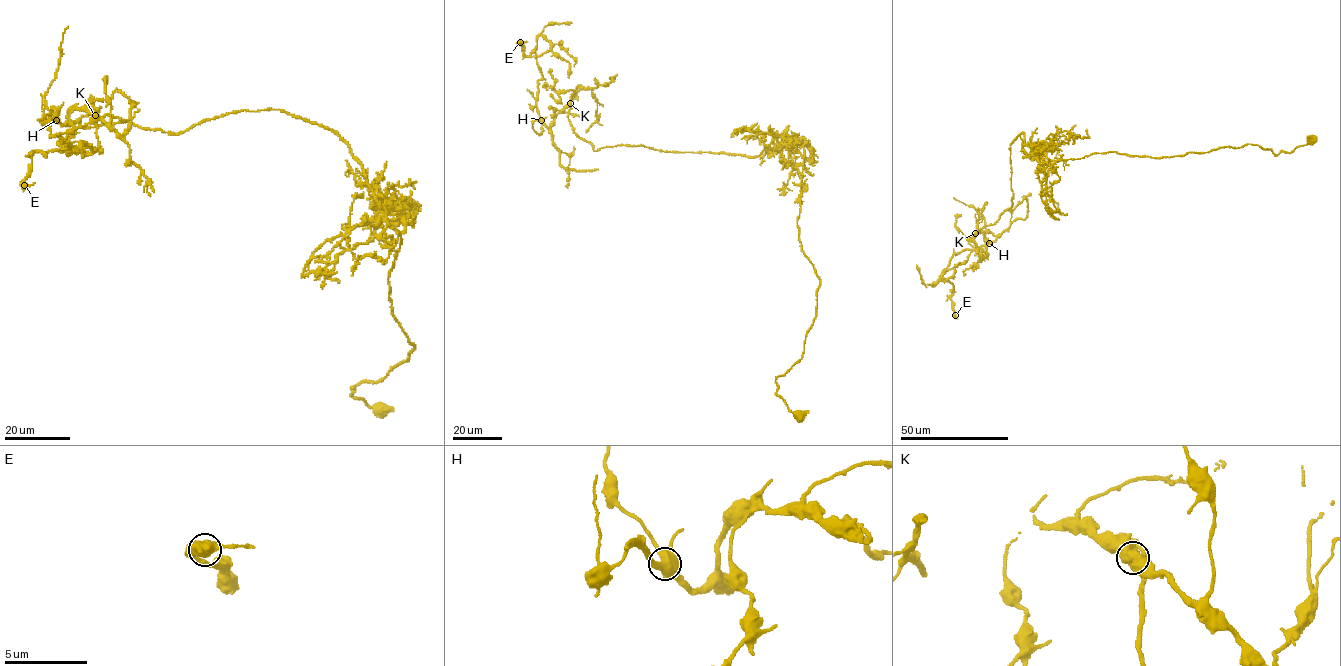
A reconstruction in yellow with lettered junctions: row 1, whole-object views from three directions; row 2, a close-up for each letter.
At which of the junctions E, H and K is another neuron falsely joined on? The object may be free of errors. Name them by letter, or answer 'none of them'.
K

